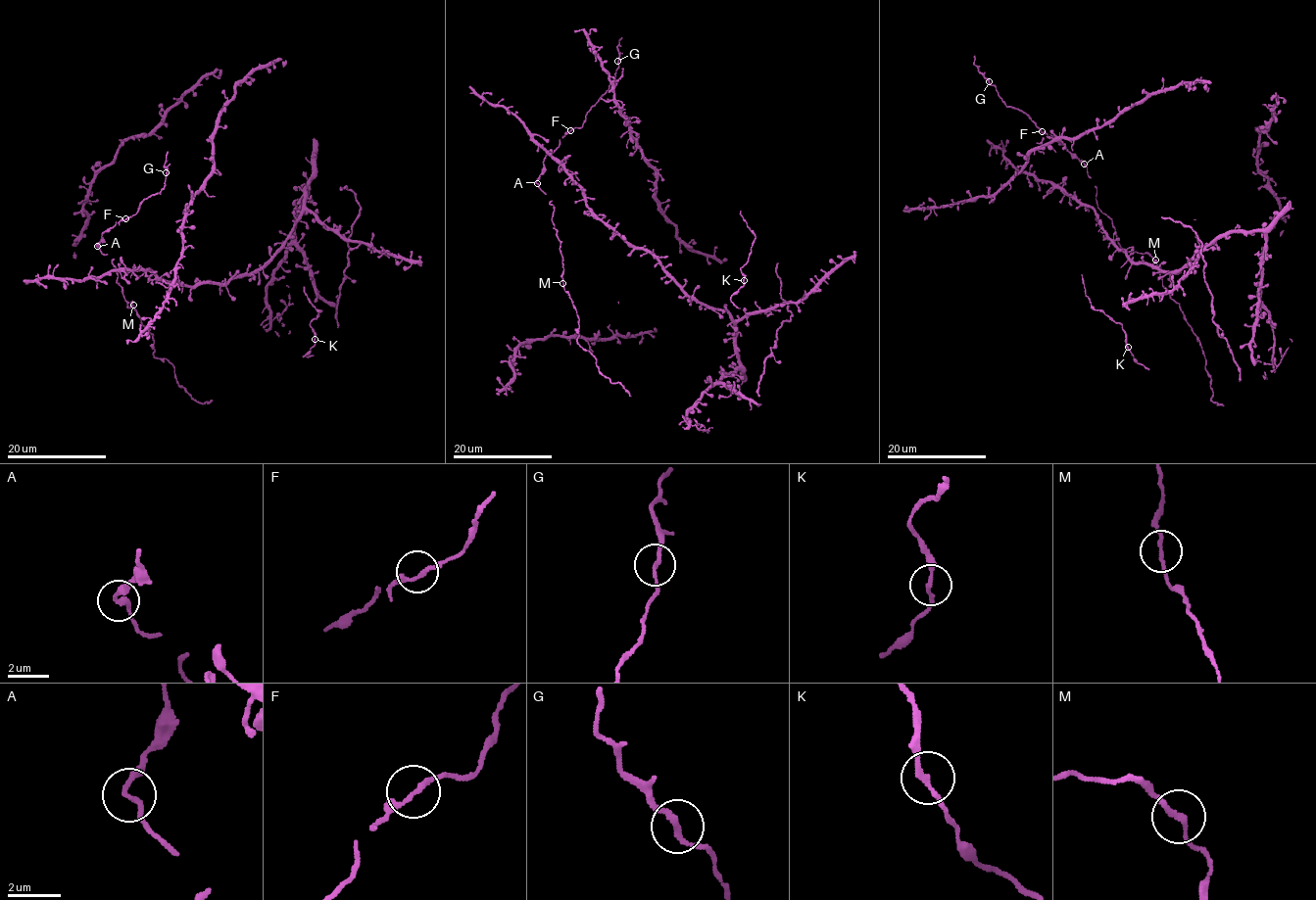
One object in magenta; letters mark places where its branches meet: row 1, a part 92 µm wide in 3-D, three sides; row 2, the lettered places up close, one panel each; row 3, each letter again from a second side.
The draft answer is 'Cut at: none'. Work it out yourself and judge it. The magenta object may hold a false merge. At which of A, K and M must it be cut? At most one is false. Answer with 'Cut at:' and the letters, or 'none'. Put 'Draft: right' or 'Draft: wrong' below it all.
Cut at: none
Draft: right

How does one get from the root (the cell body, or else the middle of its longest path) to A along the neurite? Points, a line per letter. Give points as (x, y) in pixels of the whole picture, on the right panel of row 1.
A: (1042, 133), (1051, 135), (1084, 164)

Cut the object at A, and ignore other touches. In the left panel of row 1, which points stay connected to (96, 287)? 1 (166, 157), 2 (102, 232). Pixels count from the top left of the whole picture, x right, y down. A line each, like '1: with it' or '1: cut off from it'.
1: cut off from it
2: cut off from it

